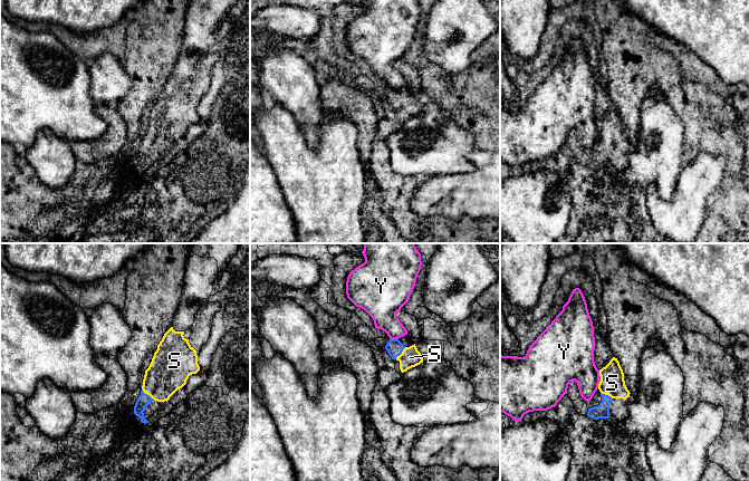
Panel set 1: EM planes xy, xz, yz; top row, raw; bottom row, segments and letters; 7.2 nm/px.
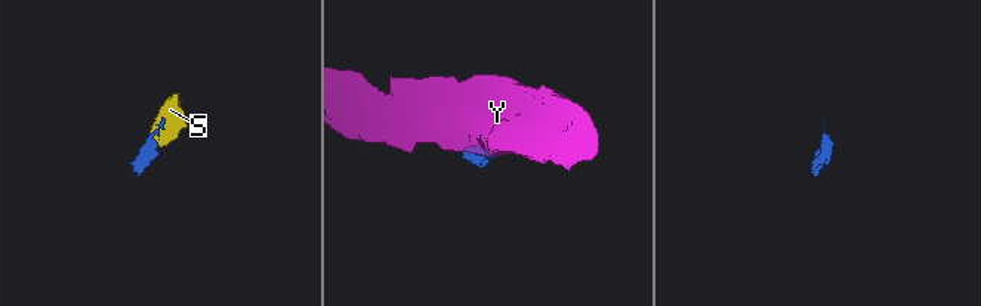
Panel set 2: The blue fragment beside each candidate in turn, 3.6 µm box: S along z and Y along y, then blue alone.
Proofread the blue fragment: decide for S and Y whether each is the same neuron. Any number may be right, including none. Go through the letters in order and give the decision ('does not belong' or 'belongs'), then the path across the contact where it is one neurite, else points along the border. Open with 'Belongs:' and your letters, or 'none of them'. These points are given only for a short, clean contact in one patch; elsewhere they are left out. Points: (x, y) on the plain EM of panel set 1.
Belongs: S
S: belongs; way xz (394, 97), (401, 103), (410, 107)
Y: does not belong

